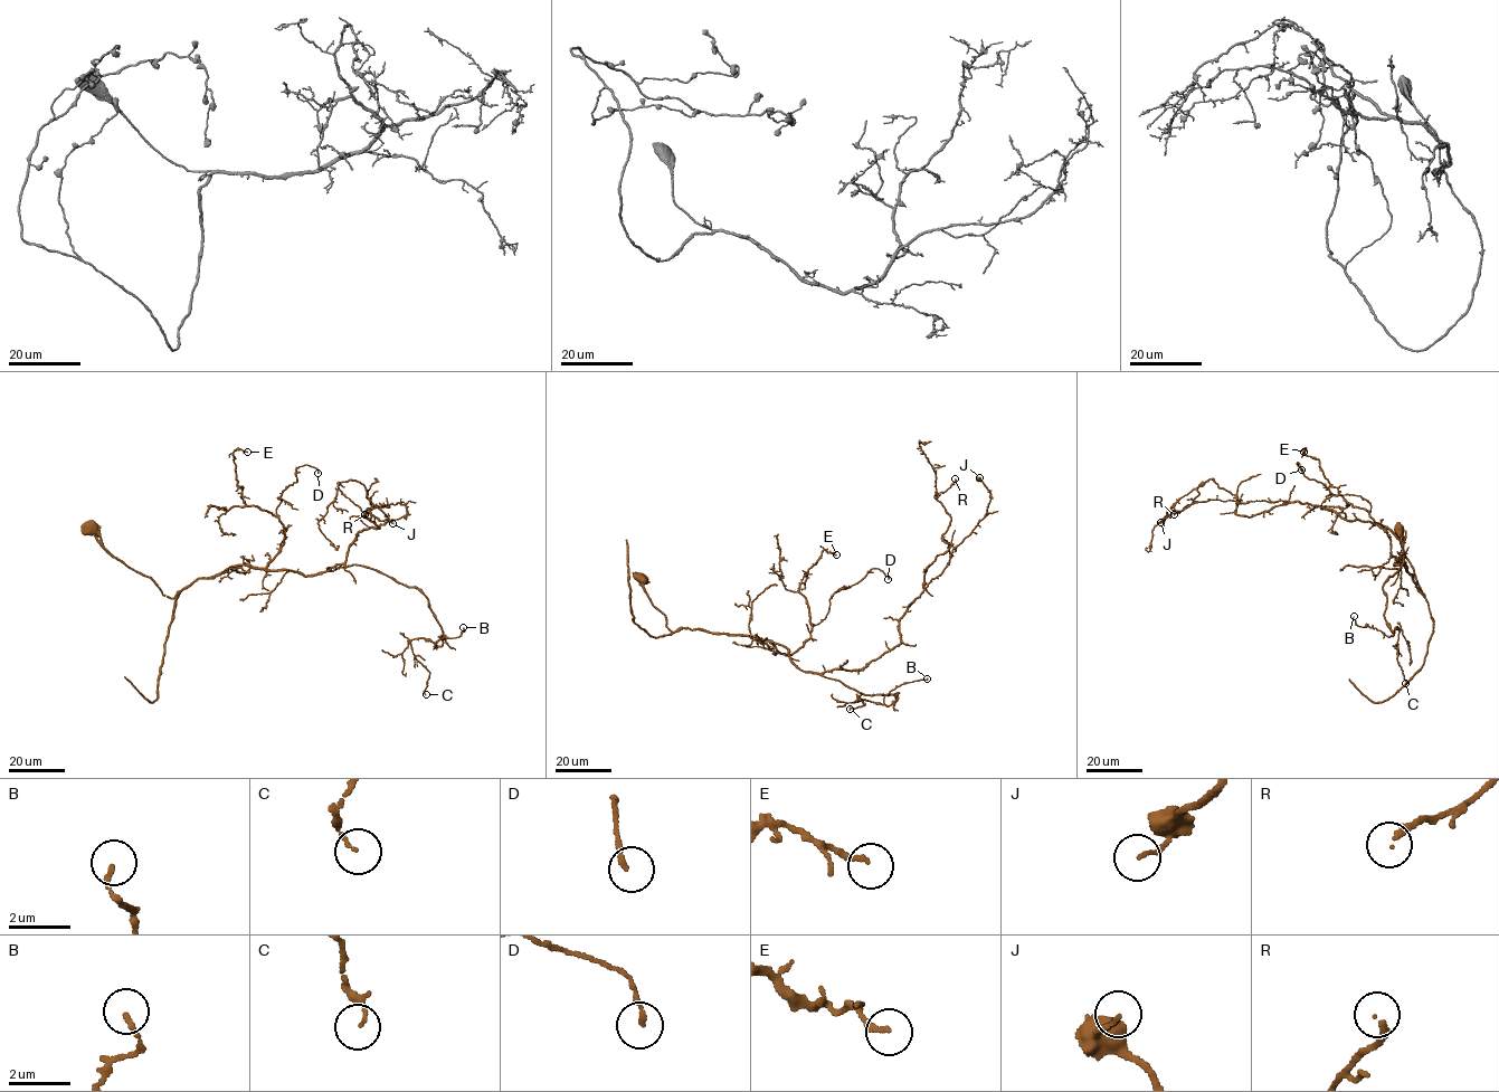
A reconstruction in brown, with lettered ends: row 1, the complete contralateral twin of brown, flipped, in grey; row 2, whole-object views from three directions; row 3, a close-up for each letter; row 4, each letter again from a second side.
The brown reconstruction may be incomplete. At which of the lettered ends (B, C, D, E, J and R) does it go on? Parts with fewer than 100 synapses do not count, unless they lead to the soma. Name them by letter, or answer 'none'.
none

